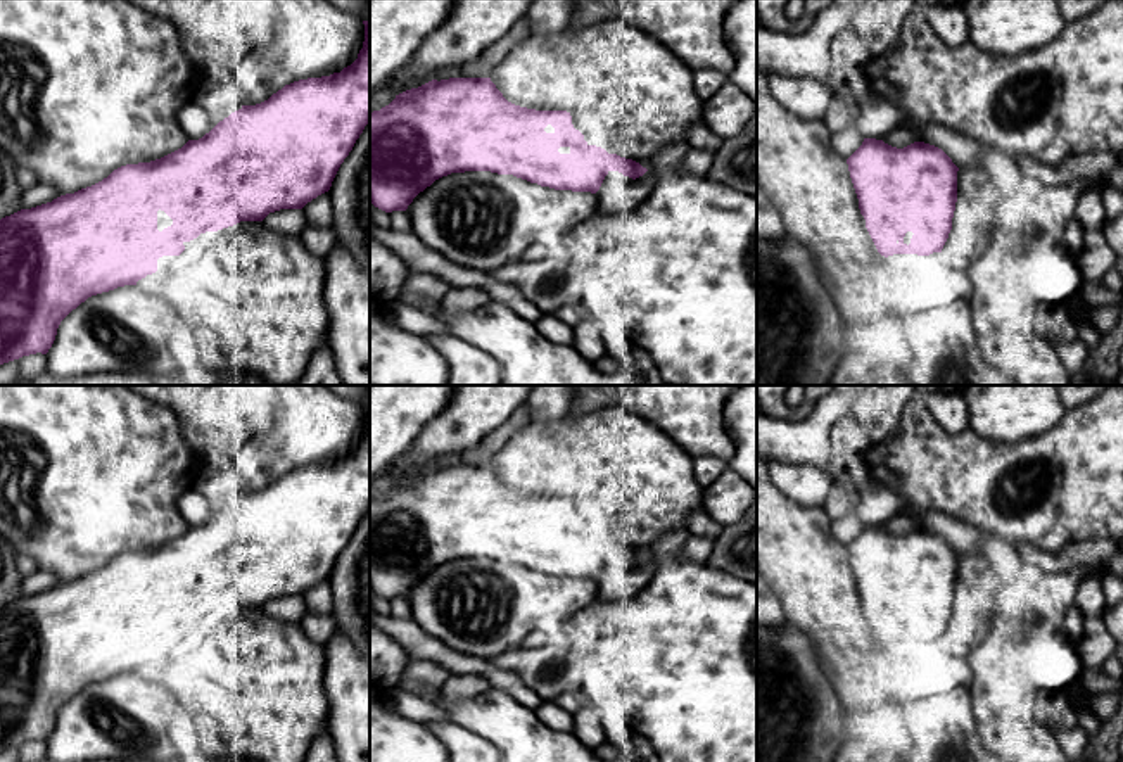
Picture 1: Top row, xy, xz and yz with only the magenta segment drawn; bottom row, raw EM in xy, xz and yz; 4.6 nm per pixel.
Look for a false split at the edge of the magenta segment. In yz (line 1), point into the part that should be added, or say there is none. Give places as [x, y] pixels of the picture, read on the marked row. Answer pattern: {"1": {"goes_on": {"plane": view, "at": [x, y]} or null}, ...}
{"1": {"goes_on": null}}

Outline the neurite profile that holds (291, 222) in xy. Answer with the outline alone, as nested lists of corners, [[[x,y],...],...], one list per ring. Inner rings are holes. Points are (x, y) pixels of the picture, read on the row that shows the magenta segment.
[[[280,209],[270,213],[263,221],[268,228],[292,237],[301,237],[308,225],[308,218],[302,209]]]

